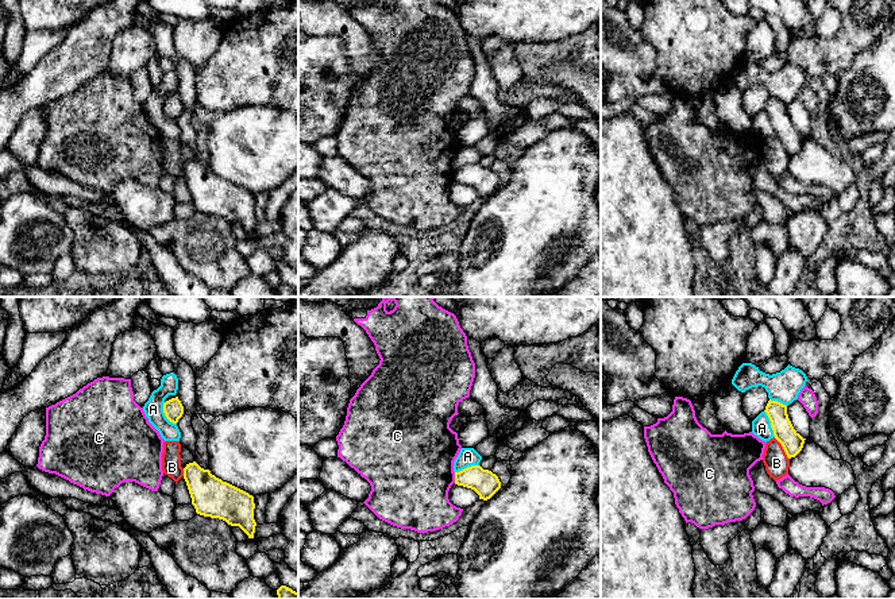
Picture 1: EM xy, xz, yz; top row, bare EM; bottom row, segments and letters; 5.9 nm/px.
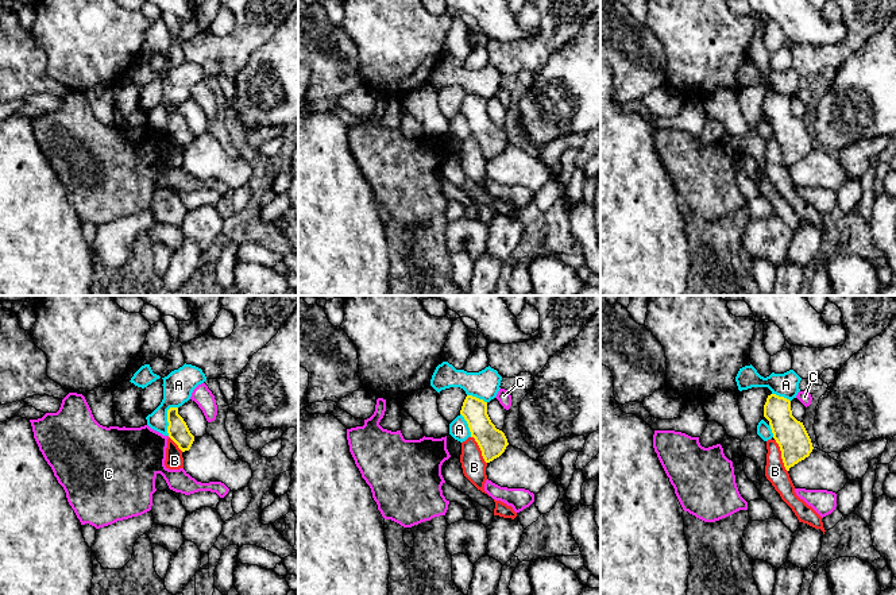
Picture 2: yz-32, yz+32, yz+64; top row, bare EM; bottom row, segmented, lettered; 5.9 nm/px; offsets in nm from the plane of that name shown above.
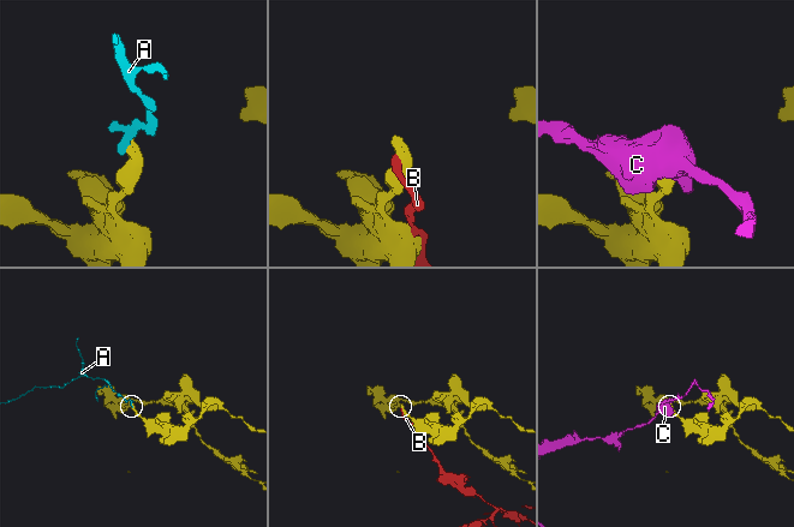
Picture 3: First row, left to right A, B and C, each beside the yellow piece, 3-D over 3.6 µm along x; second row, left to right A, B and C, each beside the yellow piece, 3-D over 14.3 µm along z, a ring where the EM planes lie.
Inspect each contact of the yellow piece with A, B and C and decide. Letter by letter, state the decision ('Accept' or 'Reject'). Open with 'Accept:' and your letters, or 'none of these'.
Accept: none of these
A: Reject
B: Reject
C: Reject

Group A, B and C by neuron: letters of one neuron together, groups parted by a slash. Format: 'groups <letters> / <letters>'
groups A / B / C

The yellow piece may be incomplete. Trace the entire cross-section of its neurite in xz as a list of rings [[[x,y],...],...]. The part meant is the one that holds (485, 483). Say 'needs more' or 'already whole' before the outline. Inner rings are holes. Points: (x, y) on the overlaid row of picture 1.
already whole; [[[481,465],[455,472],[455,484],[474,490],[483,501],[490,499],[501,488],[498,476]]]

